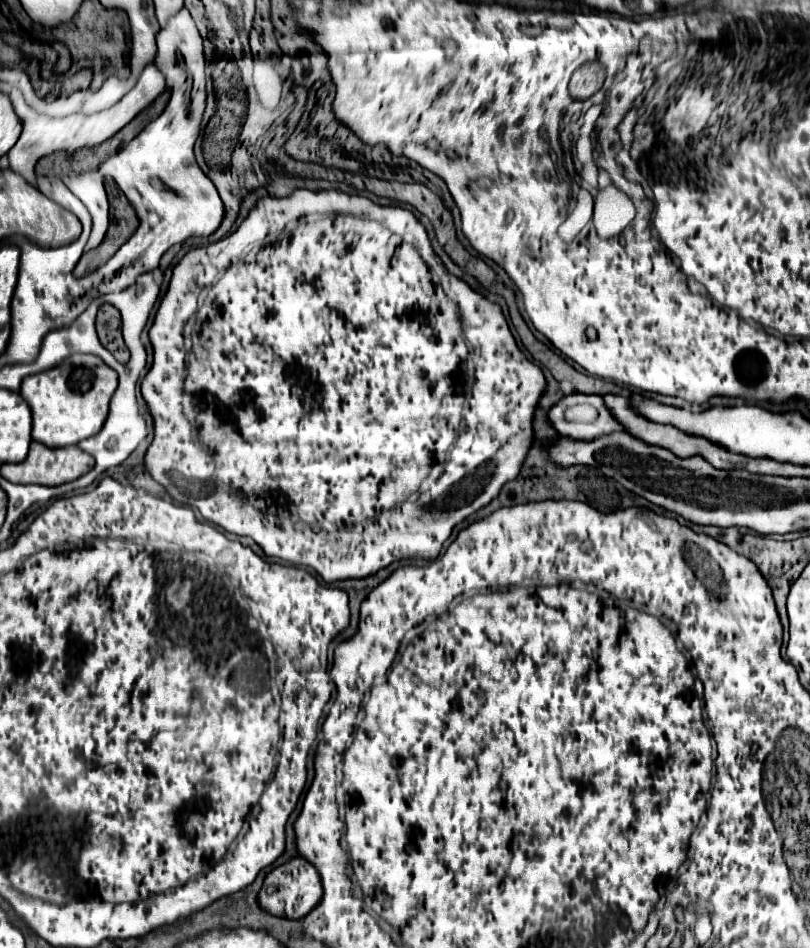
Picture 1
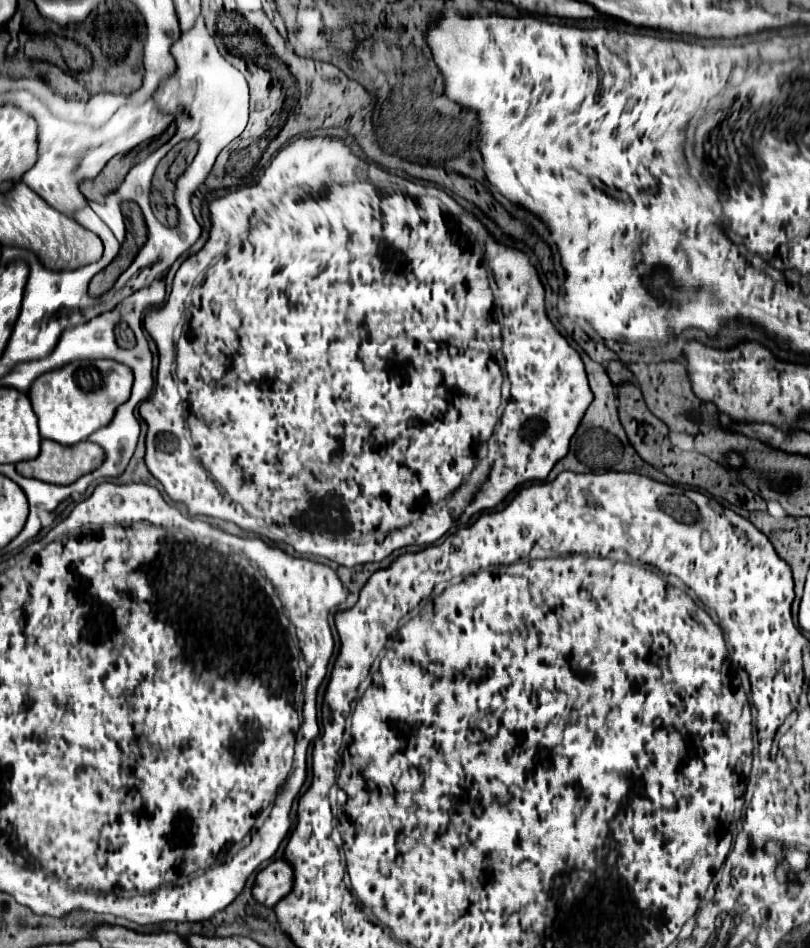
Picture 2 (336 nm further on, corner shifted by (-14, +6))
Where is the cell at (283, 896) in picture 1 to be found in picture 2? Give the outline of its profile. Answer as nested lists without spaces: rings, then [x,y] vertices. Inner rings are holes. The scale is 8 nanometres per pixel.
[[[279,858],[257,874],[251,892],[259,904],[273,908],[283,896],[291,892],[291,886],[293,886],[293,870],[283,858]]]

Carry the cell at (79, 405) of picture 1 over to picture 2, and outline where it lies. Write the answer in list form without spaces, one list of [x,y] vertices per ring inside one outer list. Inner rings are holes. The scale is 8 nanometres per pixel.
[[[77,360],[39,376],[29,388],[29,400],[39,418],[41,438],[73,446],[107,426],[125,400],[129,400],[133,372],[115,360]]]

